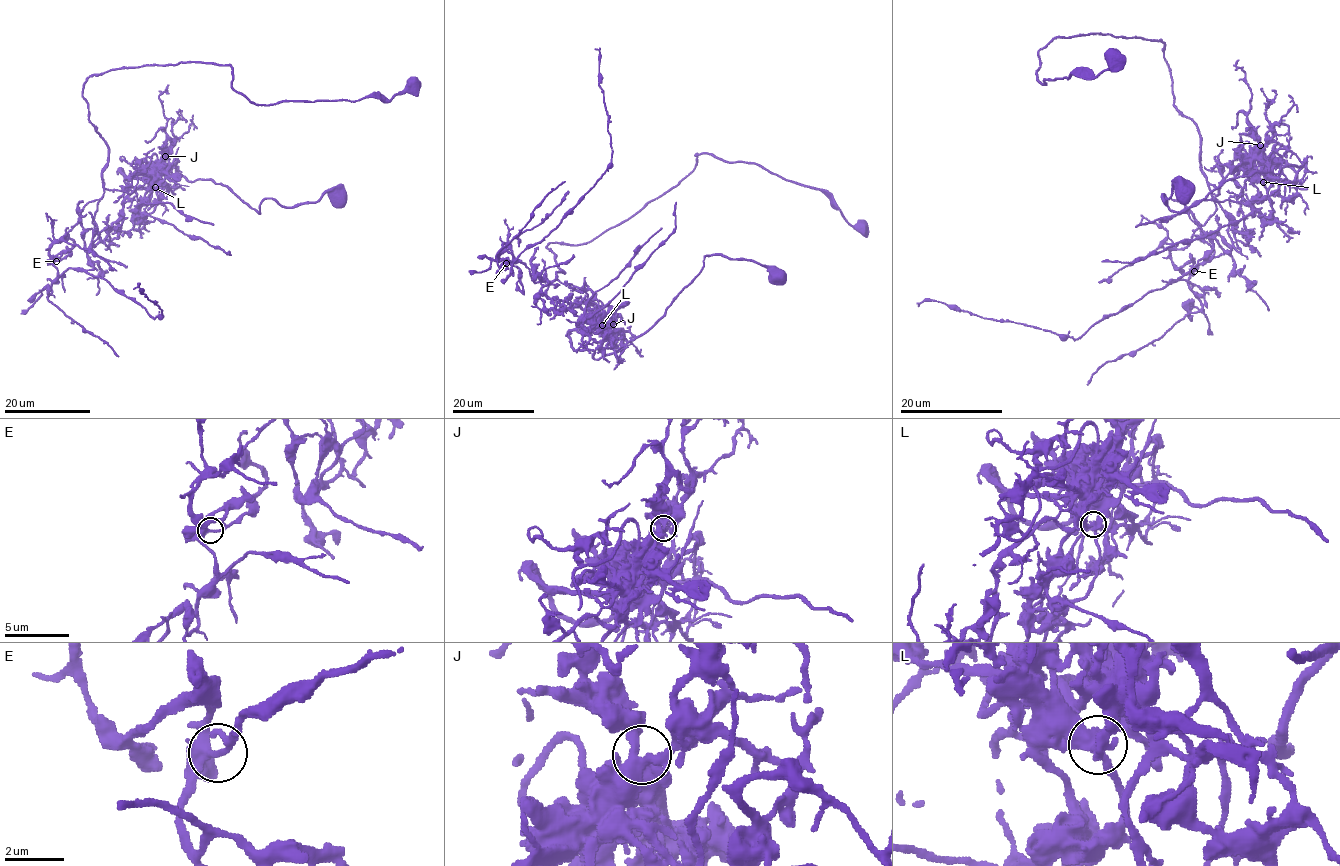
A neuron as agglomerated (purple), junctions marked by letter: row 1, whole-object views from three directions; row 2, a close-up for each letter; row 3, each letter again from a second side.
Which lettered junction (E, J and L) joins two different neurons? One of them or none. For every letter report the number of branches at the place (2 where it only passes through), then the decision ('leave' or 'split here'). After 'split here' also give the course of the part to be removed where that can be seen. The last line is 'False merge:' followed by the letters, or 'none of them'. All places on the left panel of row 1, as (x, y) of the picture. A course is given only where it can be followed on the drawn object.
E: branches 3; leave
J: branches 3; leave
L: branches 3; split here; course (156, 188), (156, 154), (130, 193), (104, 187), (89, 77), (213, 62), (268, 105), (420, 84)
False merge: L

